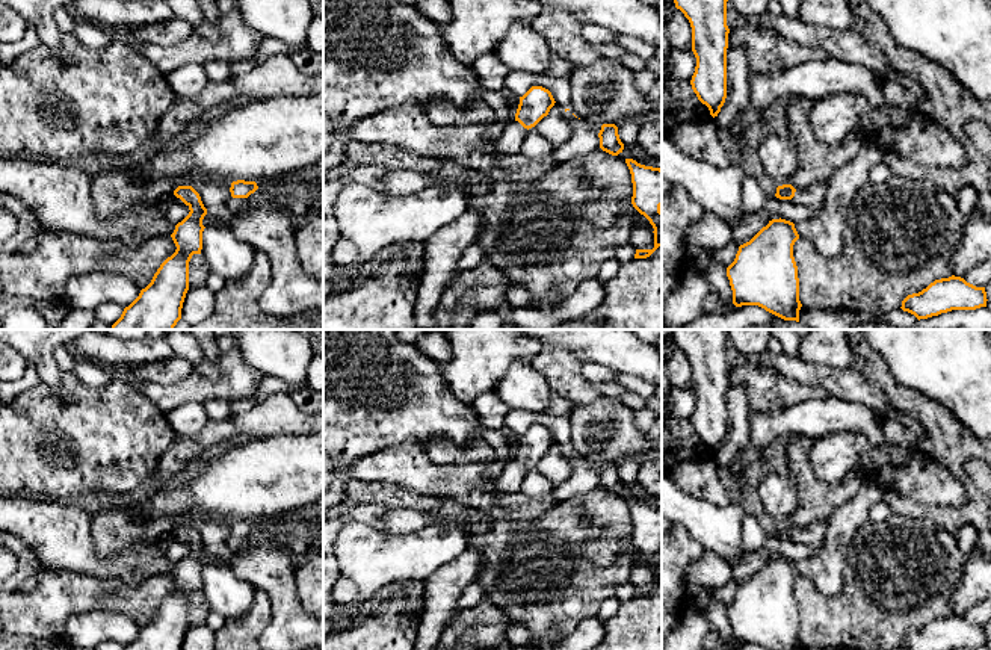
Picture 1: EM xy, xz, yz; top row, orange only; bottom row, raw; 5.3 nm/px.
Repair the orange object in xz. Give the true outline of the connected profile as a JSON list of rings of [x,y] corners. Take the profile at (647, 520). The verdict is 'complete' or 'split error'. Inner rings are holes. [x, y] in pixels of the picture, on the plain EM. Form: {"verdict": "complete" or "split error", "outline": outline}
{"verdict": "complete", "outline": [[[625,497],[633,522],[633,546],[644,553],[654,567],[654,587],[636,588],[634,597],[650,596],[662,585],[662,508],[645,505],[633,497]]]}

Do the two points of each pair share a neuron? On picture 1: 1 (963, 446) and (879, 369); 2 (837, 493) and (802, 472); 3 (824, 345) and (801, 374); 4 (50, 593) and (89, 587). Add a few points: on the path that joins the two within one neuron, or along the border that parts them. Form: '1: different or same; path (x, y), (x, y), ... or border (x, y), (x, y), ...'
1: same; path (940, 425), (926, 411), (896, 392)
2: same; path (828, 493), (822, 493), (810, 481)
3: different; border (798, 355), (810, 363), (845, 369)
4: same; path (59, 593), (80, 593)

